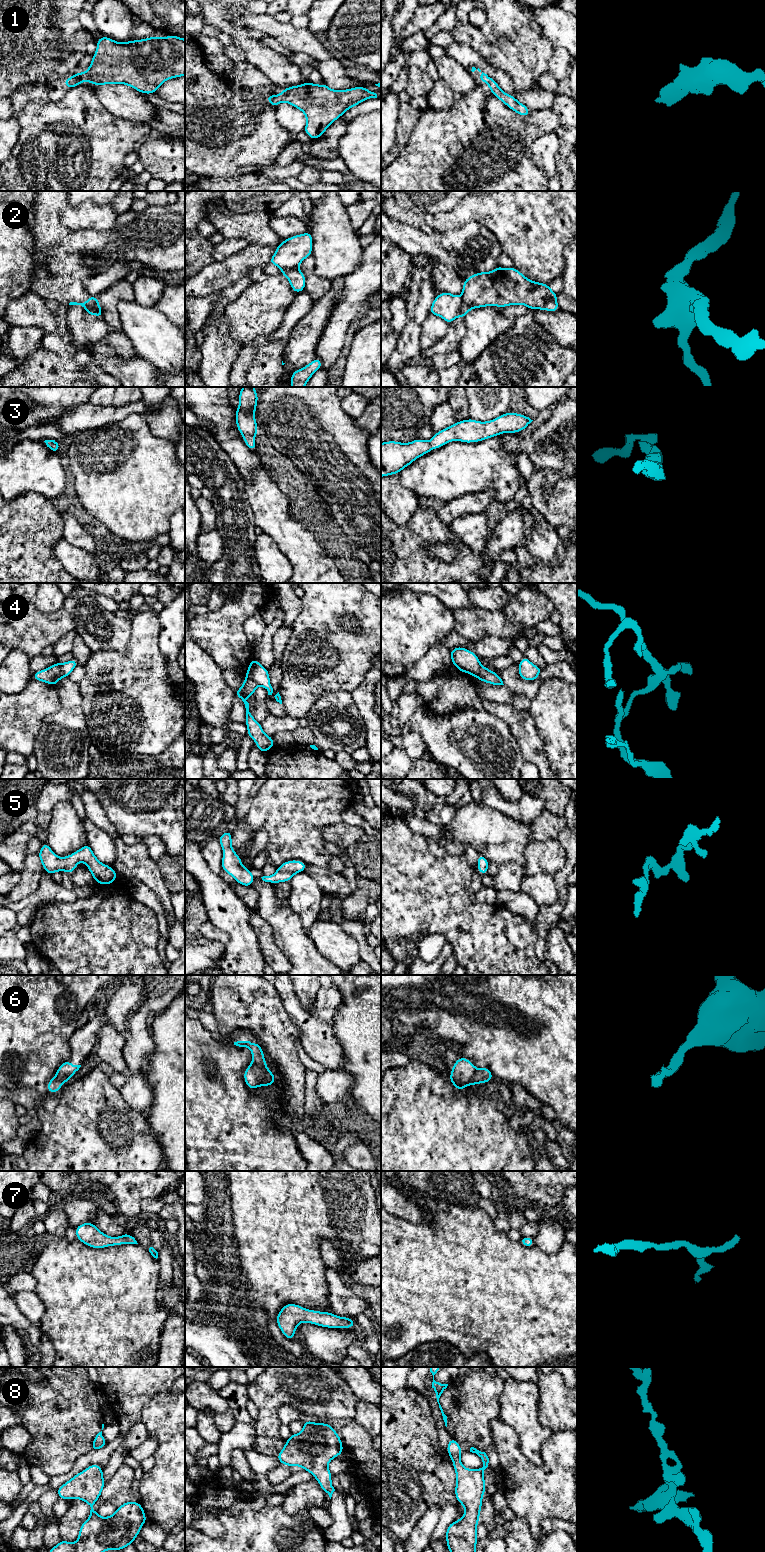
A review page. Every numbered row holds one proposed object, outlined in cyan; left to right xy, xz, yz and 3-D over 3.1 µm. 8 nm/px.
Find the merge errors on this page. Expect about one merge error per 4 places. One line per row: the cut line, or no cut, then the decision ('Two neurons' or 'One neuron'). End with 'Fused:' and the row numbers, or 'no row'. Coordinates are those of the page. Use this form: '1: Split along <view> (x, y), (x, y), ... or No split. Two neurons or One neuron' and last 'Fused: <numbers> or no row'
1: No split. One neuron
2: Split along yz (461, 297), (461, 306), (458, 314). Two neurons
3: No split. One neuron
4: Split along xy (55, 664), (62, 676). Two neurons
5: No split. One neuron
6: Split along yz (477, 1069), (469, 1084). Two neurons
7: No split. One neuron
8: No split. One neuron
Fused: 2, 4, 6

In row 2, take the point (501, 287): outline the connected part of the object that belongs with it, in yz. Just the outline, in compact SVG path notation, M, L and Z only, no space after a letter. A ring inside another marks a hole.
M497 266L491 272L477 272L463 281L459 315L464 320L471 309L509 305L557 312L560 310L557 295L549 284L528 279L514 266L509 269Z

